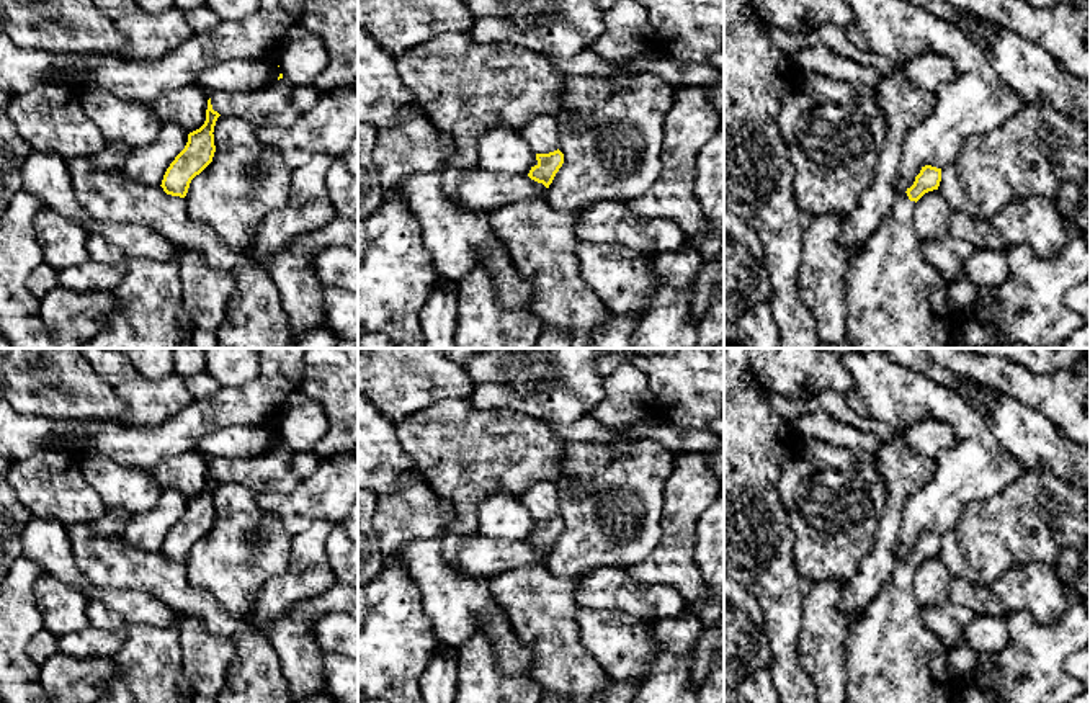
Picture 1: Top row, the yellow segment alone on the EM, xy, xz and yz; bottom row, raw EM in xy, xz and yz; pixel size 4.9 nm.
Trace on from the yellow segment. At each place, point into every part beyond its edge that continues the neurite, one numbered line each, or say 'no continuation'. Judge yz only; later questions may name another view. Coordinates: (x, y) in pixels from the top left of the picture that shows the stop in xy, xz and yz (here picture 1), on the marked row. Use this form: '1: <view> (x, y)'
1: yz (896, 300)

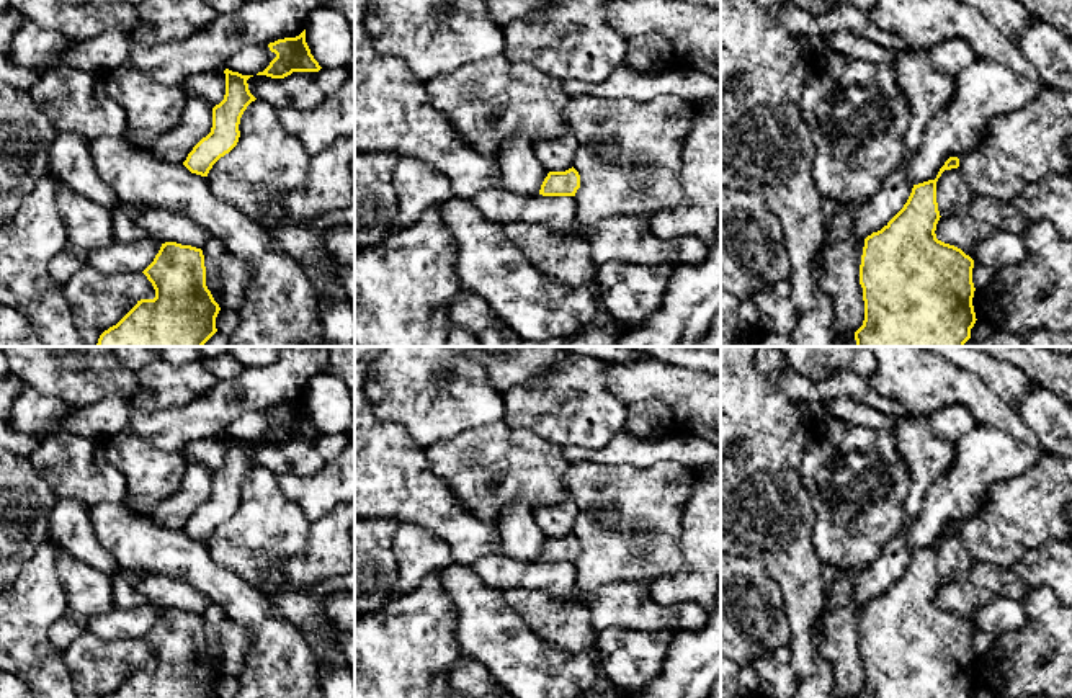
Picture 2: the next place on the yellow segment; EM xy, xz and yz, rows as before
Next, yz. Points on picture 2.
no continuation

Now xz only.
no continuation

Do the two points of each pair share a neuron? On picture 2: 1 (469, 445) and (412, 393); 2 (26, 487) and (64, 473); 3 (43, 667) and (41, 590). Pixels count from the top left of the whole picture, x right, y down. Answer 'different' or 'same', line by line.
1: different
2: different
3: same

